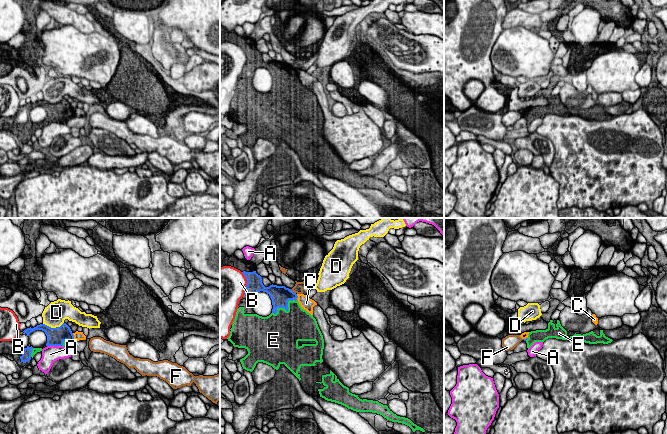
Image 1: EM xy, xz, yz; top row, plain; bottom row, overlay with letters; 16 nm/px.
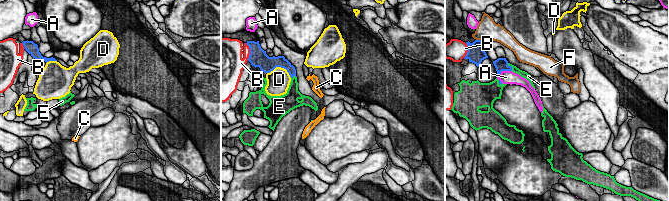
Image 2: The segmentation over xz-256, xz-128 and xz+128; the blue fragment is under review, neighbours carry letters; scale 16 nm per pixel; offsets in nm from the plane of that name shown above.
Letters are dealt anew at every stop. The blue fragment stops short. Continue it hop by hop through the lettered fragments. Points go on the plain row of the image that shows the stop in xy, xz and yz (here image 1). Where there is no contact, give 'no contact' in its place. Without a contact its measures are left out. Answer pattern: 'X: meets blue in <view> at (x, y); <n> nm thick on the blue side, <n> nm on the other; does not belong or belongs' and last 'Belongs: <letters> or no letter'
A: meets blue in xy at (55, 121); 280 nm thick on the blue side, 280 nm on the other; does not belong
B: meets blue in xz at (247, 59); 260 nm thick on the blue side, 440 nm on the other; does not belong
C: meets blue in xy at (73, 112); 260 nm thick on the blue side, 130 nm on the other; does not belong
D: meets blue in xy at (53, 104); 280 nm thick on the blue side, 360 nm on the other; does not belong
E: meets blue in xz at (287, 85); 300 nm thick on the blue side, 460 nm on the other; belongs
F: meets blue in xz at (292, 67); 320 nm thick on the blue side, 160 nm on the other; does not belong
Belongs: E

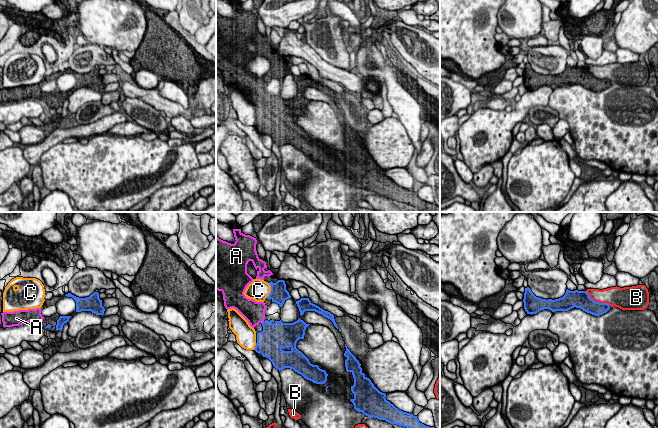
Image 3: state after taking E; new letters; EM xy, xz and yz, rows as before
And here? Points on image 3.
A: meets blue in xz at (263, 98); 360 nm thick on the blue side, 360 nm on the other; belongs
B: meets blue in yz at (597, 78); 280 nm thick on the blue side, 280 nm on the other; does not belong
C: meets blue in xz at (271, 66); 280 nm thick on the blue side, 340 nm on the other; does not belong
Belongs: A

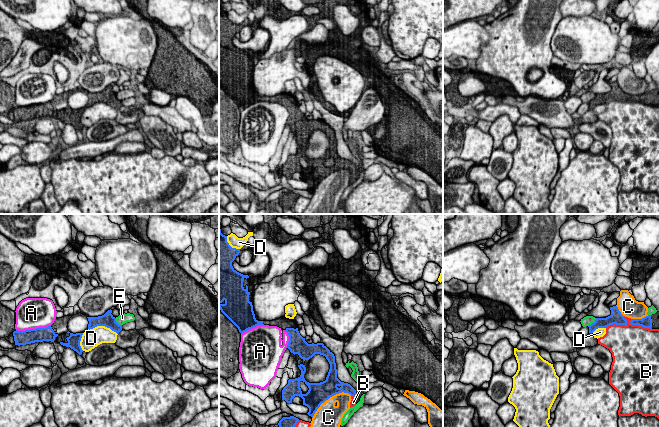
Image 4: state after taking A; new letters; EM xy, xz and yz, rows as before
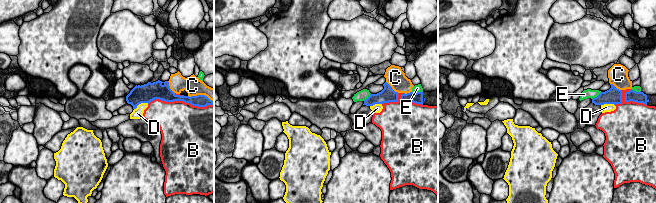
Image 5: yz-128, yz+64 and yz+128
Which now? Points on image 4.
A: meets blue in xy at (33, 105); 220 nm thick on the blue side, 480 nm on the other; does not belong
B: meets blue in yz at (618, 100); 200 nm thick on the blue side, 480 nm on the other; does not belong
C: meets blue in xz at (329, 173); 340 nm thick on the blue side, 320 nm on the other; does not belong
D: meets blue in xy at (103, 101); 220 nm thick on the blue side, 280 nm on the other; does not belong
E: meets blue in yz at (592, 99); 160 nm thick on the blue side, 160 nm on the other; does not belong
Belongs: no letter

